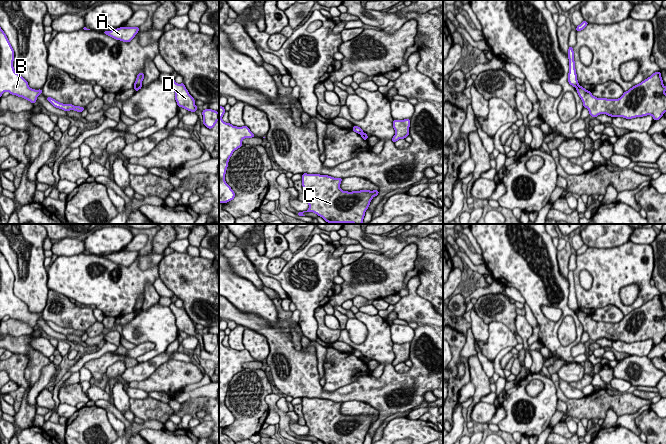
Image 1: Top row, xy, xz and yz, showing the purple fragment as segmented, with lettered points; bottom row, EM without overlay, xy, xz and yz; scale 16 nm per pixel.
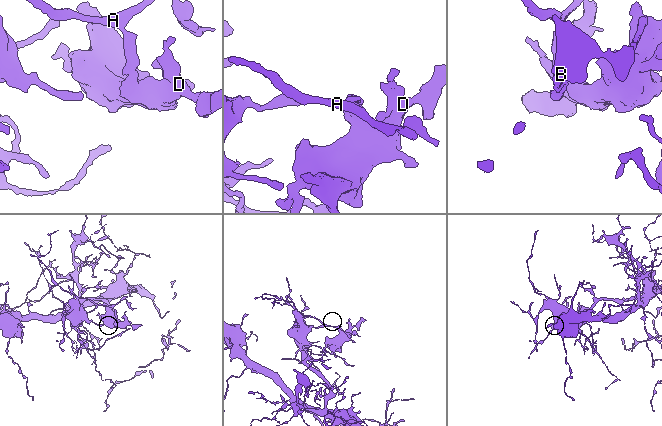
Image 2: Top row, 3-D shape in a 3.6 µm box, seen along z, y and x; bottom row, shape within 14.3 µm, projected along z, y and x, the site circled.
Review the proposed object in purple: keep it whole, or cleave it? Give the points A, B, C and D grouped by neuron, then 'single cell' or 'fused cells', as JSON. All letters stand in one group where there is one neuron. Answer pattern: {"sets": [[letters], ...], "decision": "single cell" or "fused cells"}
{"sets": [["A", "B"], ["C", "D"]], "decision": "fused cells"}

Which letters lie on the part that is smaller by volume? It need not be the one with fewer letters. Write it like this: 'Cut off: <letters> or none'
Cut off: C, D

